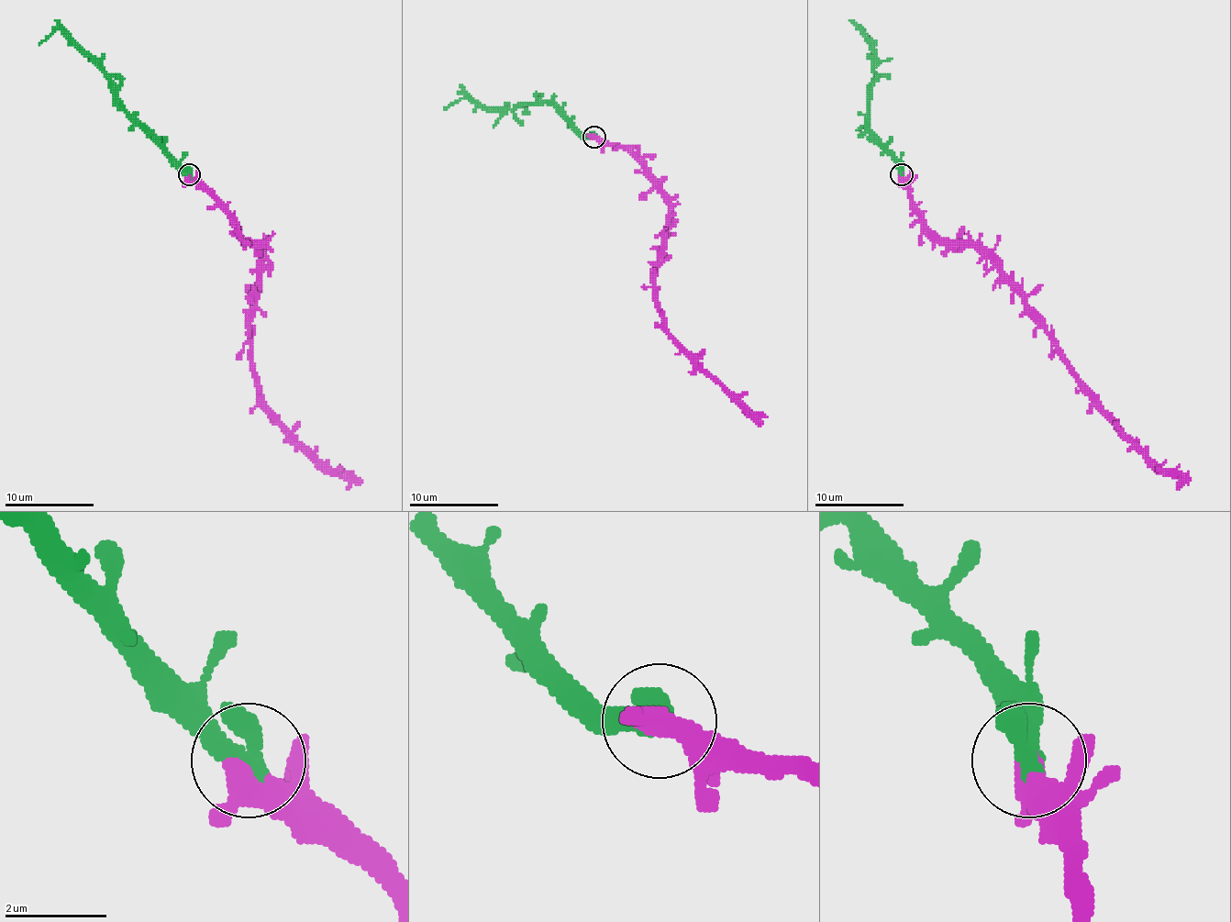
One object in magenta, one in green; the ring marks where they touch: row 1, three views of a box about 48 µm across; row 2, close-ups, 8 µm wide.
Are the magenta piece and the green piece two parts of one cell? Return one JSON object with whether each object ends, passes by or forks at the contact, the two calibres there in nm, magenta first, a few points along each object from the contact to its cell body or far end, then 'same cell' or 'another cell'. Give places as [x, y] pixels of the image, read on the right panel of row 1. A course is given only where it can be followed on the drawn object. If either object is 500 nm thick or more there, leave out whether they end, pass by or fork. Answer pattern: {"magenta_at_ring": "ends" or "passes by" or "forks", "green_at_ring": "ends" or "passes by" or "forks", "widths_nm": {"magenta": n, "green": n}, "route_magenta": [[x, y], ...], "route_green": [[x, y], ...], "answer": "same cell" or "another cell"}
{"magenta_at_ring": "passes by", "green_at_ring": "passes by", "widths_nm": {"magenta": 440, "green": 360}, "route_magenta": [[901, 175], [924, 222], [941, 238], [977, 247], [992, 262], [1092, 399], [1181, 483]], "route_green": [[901, 175], [901, 161], [867, 124], [870, 85], [874, 76], [874, 47], [863, 29], [874, 45]], "answer": "same cell"}

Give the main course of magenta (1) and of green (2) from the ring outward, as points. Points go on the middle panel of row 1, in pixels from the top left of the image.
1: (594, 137), (621, 145), (669, 205), (669, 228), (655, 280), (661, 327), (756, 416), (767, 416)
2: (594, 137), (583, 137), (545, 103), (529, 103), (514, 109), (482, 109), (464, 98), (444, 109)

